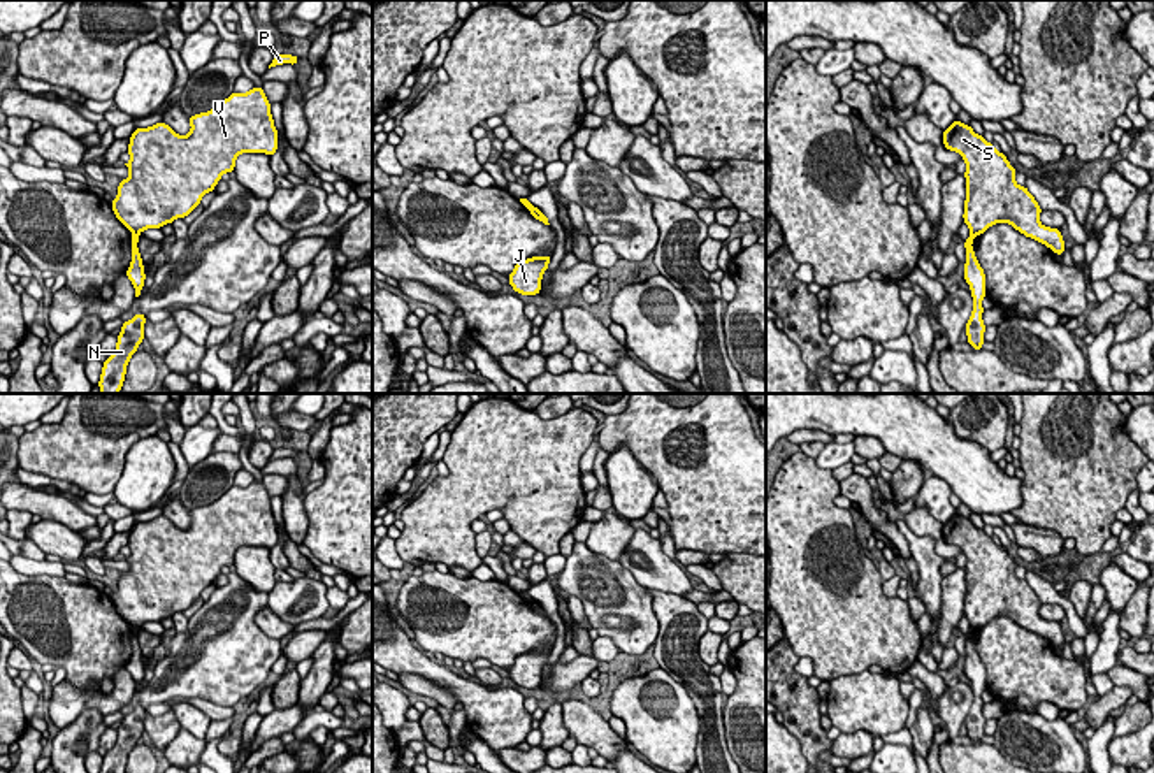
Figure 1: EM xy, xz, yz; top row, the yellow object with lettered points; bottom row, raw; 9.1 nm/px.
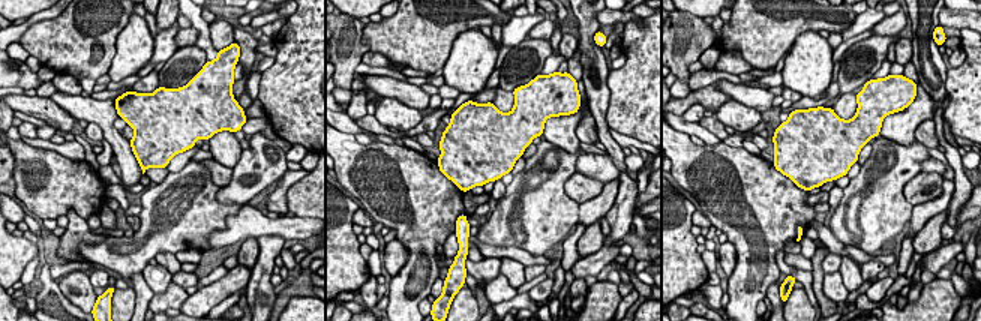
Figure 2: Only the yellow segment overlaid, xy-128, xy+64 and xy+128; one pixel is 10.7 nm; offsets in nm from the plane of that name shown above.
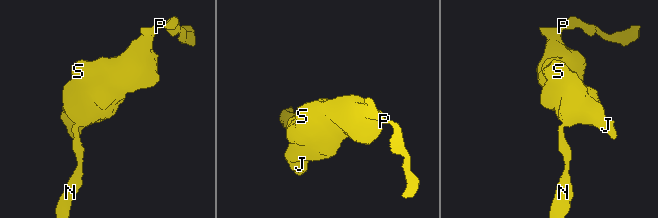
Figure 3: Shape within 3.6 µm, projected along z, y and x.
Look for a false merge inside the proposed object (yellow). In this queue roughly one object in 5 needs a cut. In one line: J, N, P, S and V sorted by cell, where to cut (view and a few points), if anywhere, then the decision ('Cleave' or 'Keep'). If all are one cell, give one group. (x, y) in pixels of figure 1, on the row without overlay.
Groups: J P S V / N. Split along xy (132, 624), (137, 628). Cleave

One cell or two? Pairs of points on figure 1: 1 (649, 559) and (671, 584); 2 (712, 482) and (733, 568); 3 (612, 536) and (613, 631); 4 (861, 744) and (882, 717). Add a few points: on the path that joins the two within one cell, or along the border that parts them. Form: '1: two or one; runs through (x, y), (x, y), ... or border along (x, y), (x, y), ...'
1: one; runs through (652, 564), (666, 578)
2: two; border along (728, 552), (747, 554)
3: two; border along (585, 543), (591, 550), (617, 561)
4: two; border along (842, 731), (866, 729), (873, 736)

